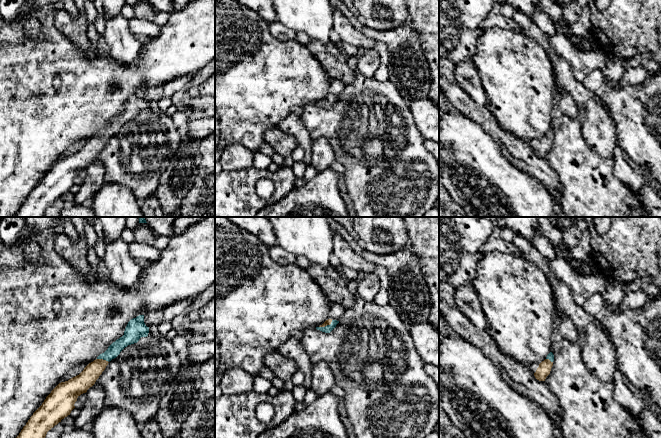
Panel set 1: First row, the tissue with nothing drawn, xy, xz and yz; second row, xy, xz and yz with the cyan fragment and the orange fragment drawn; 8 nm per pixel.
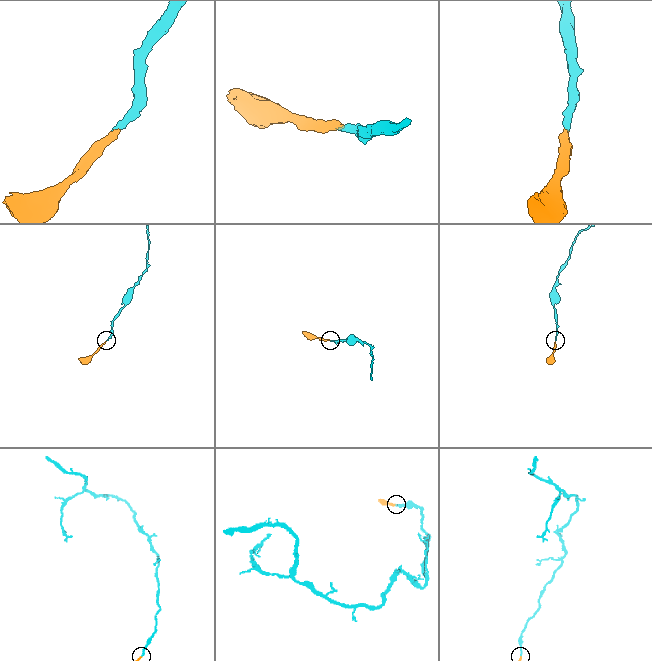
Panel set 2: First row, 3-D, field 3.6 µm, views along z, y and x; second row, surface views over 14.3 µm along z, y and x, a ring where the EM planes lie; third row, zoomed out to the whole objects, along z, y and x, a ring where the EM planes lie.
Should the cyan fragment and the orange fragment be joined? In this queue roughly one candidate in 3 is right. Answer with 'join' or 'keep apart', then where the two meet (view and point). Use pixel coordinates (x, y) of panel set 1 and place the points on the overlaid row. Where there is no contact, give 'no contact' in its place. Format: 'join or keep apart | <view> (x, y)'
join | xy (103, 359)

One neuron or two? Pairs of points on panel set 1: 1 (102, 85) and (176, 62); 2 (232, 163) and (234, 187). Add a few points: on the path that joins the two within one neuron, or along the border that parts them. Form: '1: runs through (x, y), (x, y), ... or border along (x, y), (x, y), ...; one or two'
1: runs through (120, 80), (137, 77), (158, 62); one
2: border along (251, 166), (245, 169), (225, 171); two

